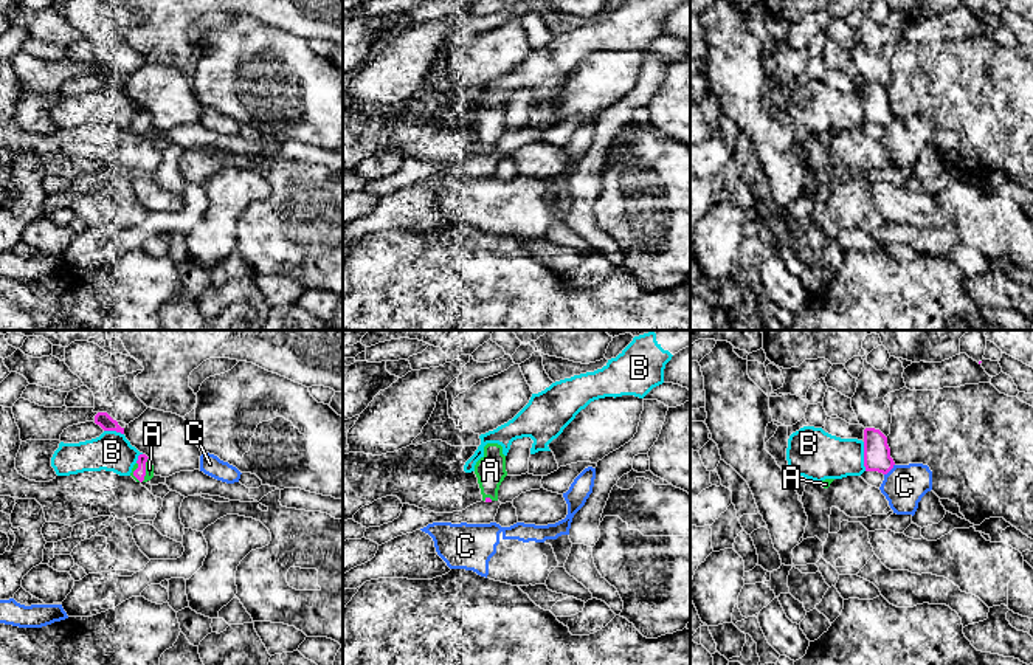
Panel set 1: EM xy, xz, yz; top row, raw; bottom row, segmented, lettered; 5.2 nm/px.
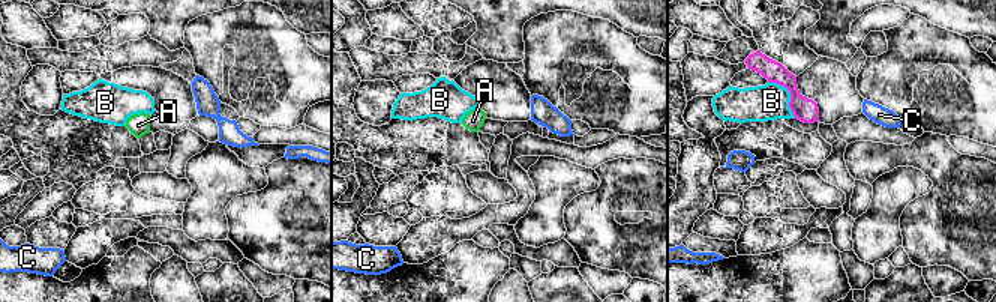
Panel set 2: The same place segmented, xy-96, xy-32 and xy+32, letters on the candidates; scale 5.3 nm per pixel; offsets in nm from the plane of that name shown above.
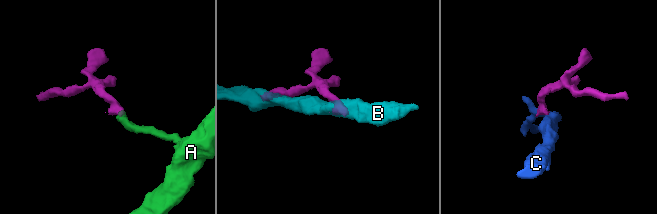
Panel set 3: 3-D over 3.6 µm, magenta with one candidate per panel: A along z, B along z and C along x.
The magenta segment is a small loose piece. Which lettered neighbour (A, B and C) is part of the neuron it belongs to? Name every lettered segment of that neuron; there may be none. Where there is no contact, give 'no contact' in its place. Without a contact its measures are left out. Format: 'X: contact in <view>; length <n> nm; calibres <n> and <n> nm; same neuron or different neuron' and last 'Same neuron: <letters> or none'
A: contact in xy; length 140 nm; calibres 60 and 50 nm; same neuron
B: contact in yz; length 150 nm; calibres 140 and 260 nm; different neuron
C: contact in yz; length 80 nm; calibres 140 and 220 nm; different neuron
Same neuron: A

